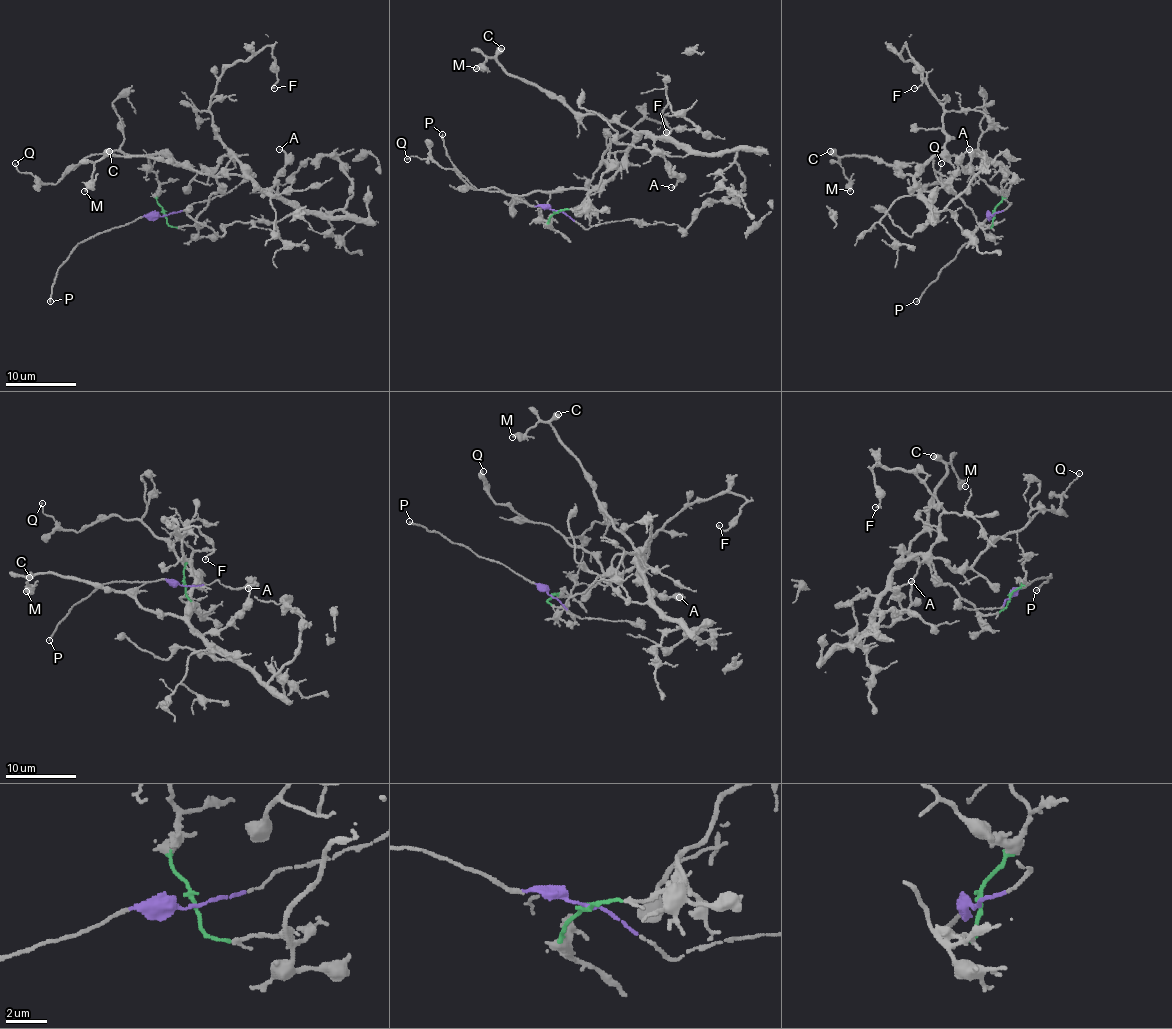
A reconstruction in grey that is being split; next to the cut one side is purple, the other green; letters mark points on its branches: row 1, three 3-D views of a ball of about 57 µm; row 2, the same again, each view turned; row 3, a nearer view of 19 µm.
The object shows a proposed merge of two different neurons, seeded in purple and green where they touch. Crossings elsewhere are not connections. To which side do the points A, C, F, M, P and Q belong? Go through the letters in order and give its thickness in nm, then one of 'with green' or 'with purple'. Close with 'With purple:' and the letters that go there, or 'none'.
A: 140 nm thick; with green
C: 650 nm thick; with green
F: 140 nm thick; with green
M: 320 nm thick; with green
P: 180 nm thick; with purple
Q: 130 nm thick; with green
With purple: P

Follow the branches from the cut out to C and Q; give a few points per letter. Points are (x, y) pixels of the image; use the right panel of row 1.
C: (993, 214), (986, 226), (936, 175), (931, 158), (917, 174), (898, 175), (873, 156), (829, 151)
Q: (993, 214), (986, 226), (933, 168), (935, 156), (956, 156), (971, 170), (975, 151), (950, 184), (942, 163)

